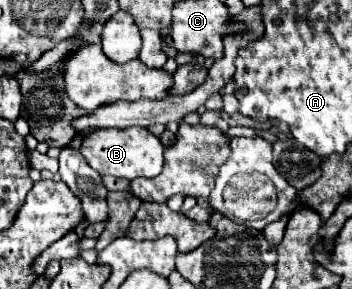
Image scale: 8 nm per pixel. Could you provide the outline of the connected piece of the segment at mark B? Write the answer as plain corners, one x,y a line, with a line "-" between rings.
98,129
84,139
80,153
100,175
114,175
132,181
136,177
156,177
162,171
164,147
160,139
154,137
148,129

